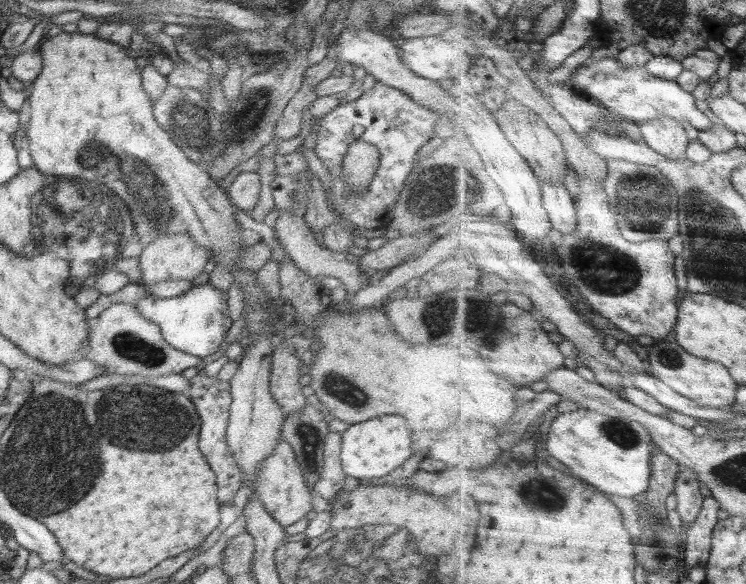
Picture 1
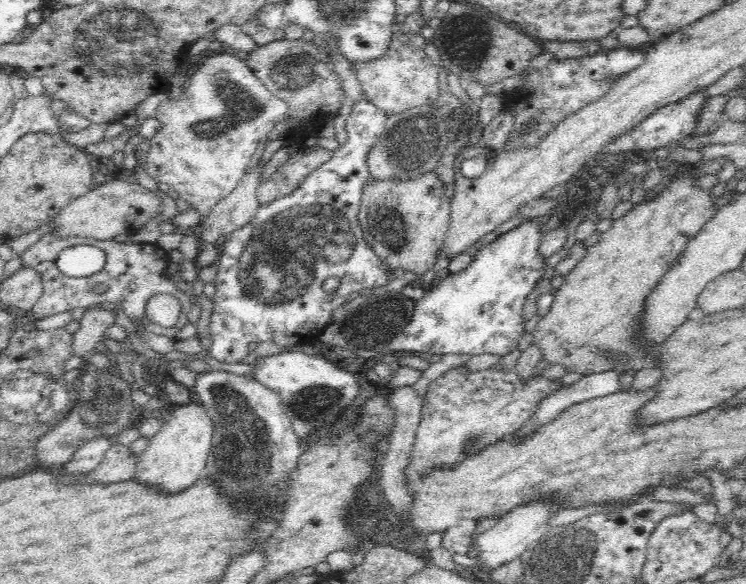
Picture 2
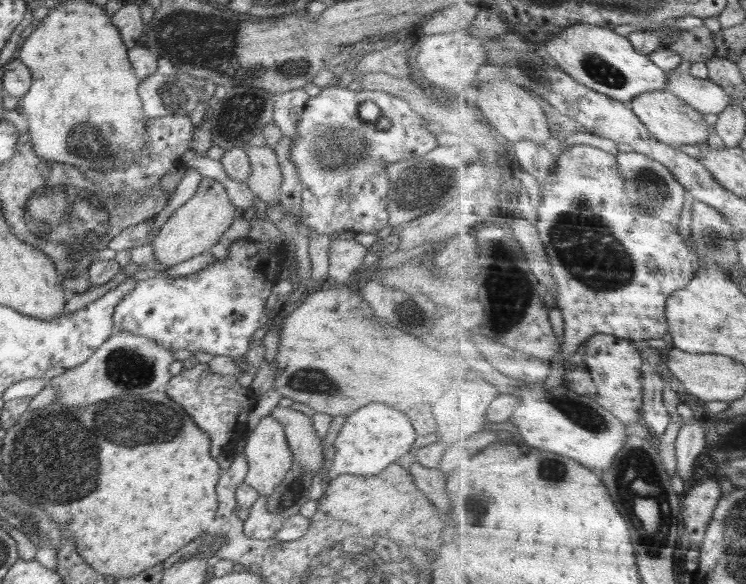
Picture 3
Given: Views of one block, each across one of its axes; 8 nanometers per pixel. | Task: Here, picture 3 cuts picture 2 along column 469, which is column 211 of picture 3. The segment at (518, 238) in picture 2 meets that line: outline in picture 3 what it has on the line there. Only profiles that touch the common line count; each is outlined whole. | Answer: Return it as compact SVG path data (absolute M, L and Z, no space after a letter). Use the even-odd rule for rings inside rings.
M246 238L230 244L228 250L230 256L227 261L217 261L196 275L168 277L159 273L157 277L138 282L128 296L118 300L113 314L114 329L154 339L171 351L185 348L191 352L208 352L215 356L229 356L232 360L239 359L240 366L247 364L244 353L253 344L250 338L258 328L273 324L275 313L266 311L266 299L279 280L279 268L284 258L281 253L284 248L274 248L268 242Z

